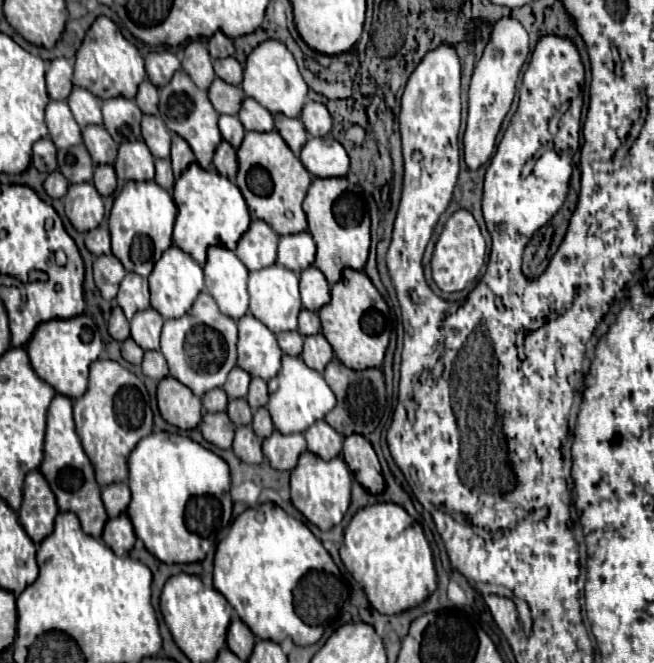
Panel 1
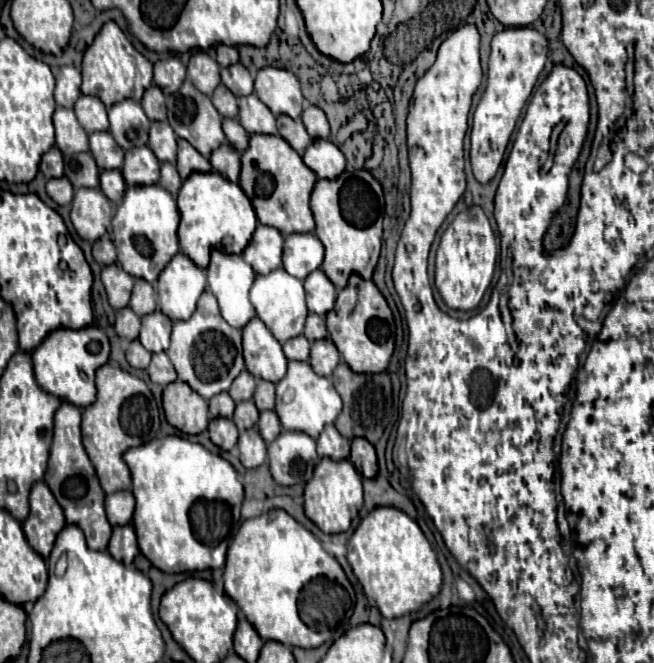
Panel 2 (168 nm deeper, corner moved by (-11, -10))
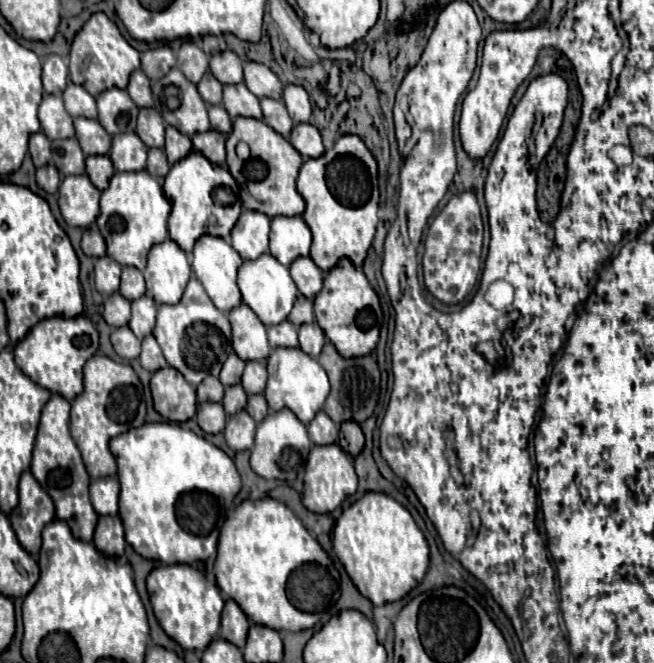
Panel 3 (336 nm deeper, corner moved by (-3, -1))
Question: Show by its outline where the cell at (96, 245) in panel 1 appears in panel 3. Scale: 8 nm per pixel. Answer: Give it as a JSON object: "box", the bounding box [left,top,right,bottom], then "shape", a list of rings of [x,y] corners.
{"box":[82,225,106,257],"shape":[[[96,225],[88,227],[84,233],[82,233],[82,251],[88,255],[88,257],[100,257],[100,255],[106,255],[106,243],[98,231]]]}

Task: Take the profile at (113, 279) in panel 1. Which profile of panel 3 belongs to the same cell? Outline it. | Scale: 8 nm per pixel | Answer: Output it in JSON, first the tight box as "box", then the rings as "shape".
{"box":[94,255,120,295],"shape":[[[104,255],[104,257],[98,257],[96,263],[94,263],[94,285],[96,285],[96,291],[102,293],[102,295],[112,295],[118,291],[120,287],[120,263],[116,263],[112,257]]]}

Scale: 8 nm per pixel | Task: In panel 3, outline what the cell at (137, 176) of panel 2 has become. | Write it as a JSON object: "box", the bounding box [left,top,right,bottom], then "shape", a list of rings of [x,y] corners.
{"box":[108,133,148,171],"shape":[[[120,133],[112,137],[112,149],[108,157],[116,171],[142,171],[146,169],[148,147],[136,133]]]}

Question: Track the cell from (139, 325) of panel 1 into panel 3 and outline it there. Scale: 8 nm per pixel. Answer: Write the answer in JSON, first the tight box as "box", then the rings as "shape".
{"box":[128,295,156,339],"shape":[[[144,295],[136,301],[132,301],[132,317],[130,317],[130,323],[128,327],[134,331],[134,335],[138,339],[144,339],[146,335],[152,333],[154,325],[156,325],[156,303],[152,297]]]}

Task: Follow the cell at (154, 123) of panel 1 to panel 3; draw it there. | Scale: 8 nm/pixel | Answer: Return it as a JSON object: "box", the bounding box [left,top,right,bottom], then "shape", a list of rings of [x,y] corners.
{"box":[136,109,164,147],"shape":[[[140,109],[136,133],[148,147],[164,147],[164,119],[156,109]]]}

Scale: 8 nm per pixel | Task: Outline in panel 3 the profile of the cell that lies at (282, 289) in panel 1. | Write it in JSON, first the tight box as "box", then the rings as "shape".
{"box":[238,253,298,327],"shape":[[[264,253],[258,259],[244,261],[240,265],[240,271],[238,271],[238,287],[240,287],[240,293],[242,293],[242,301],[258,315],[258,319],[266,327],[276,325],[276,323],[288,319],[288,315],[292,311],[292,303],[294,303],[294,299],[298,295],[296,283],[292,281],[292,277],[288,273],[288,267],[284,267],[270,253]]]}

